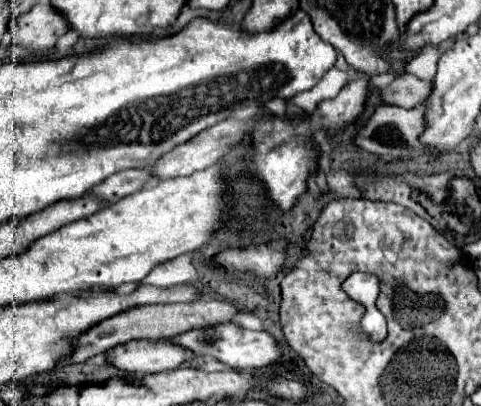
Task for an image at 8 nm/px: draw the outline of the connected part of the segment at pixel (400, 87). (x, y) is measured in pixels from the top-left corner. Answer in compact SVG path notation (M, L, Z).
M402 74L378 90L384 104L396 104L400 108L414 108L428 98L430 82L418 80L412 74Z

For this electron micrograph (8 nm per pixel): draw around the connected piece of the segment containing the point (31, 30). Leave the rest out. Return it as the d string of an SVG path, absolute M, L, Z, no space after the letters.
M50 2L36 4L28 14L10 24L14 42L24 48L52 48L70 30L66 18Z

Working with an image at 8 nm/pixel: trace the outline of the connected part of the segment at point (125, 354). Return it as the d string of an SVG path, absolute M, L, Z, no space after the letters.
M132 340L122 346L116 346L114 352L108 352L108 360L116 368L142 374L162 372L164 368L176 370L192 358L196 358L192 350L184 350L182 346L170 340Z

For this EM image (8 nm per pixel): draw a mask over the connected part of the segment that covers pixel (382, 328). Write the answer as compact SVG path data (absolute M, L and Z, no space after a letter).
M376 306L366 308L364 318L360 318L360 332L368 336L370 342L384 342L386 338L386 318L378 312Z

